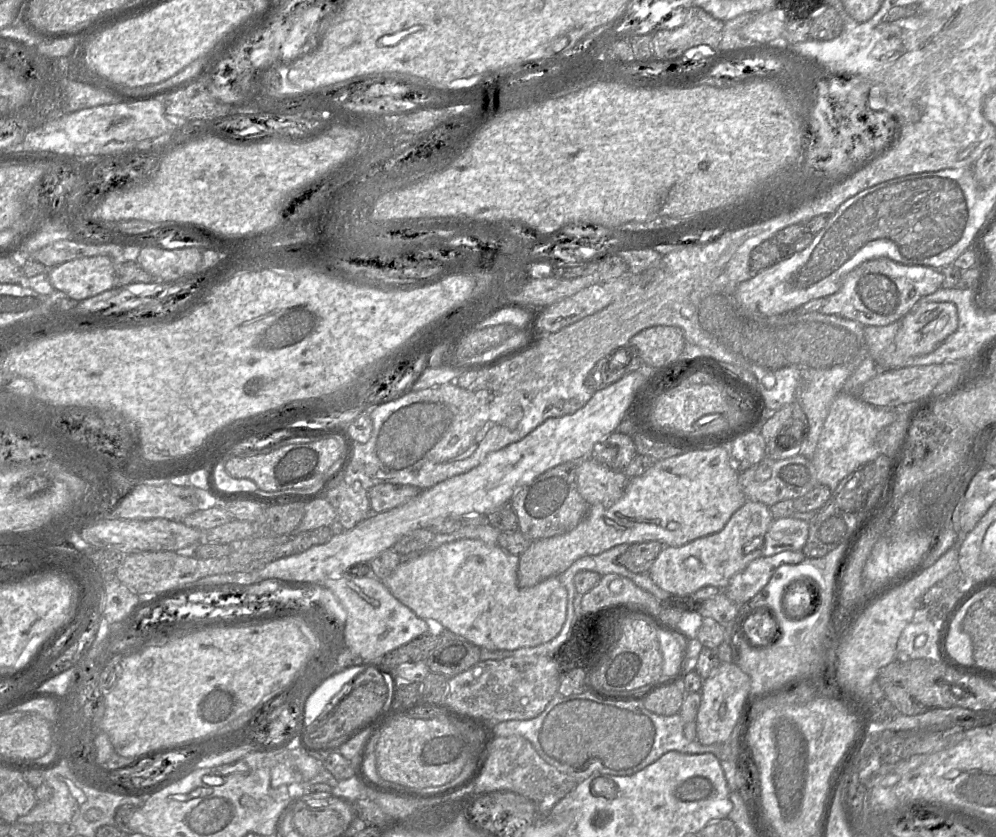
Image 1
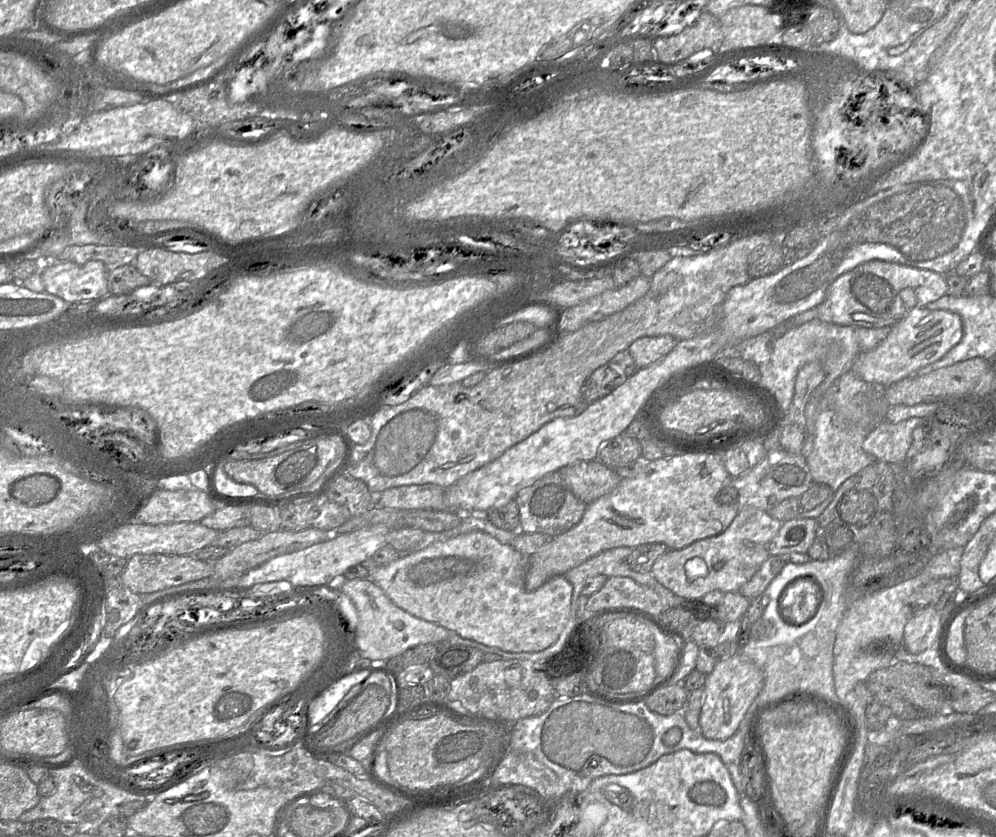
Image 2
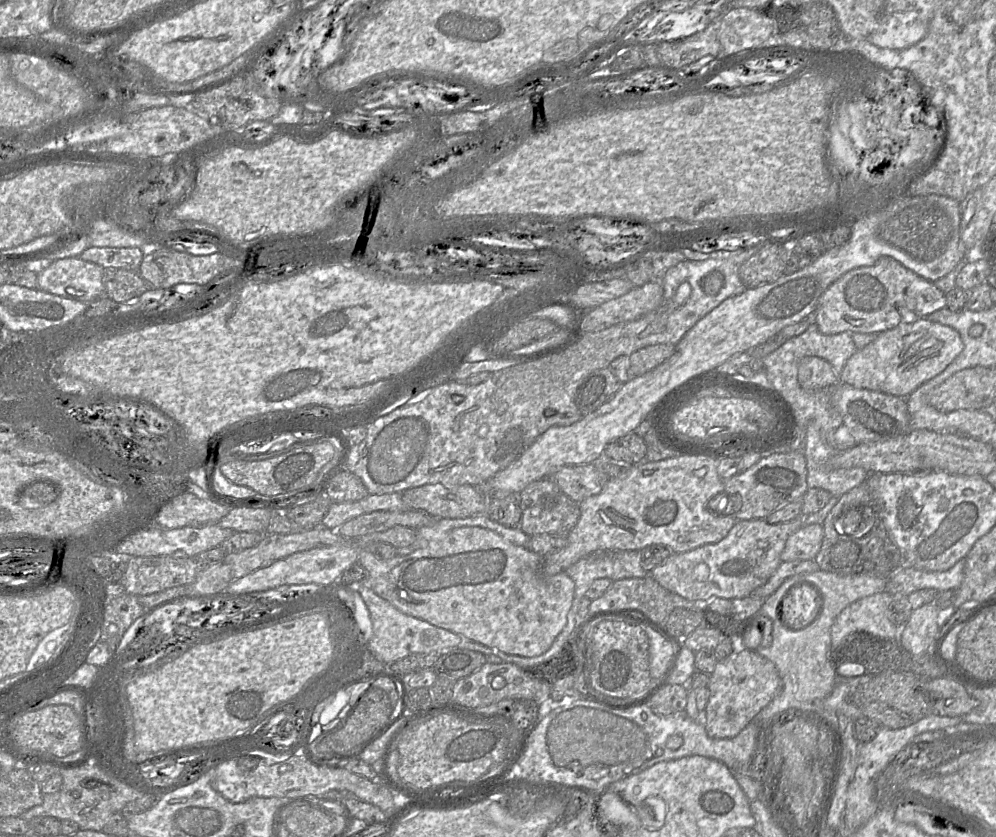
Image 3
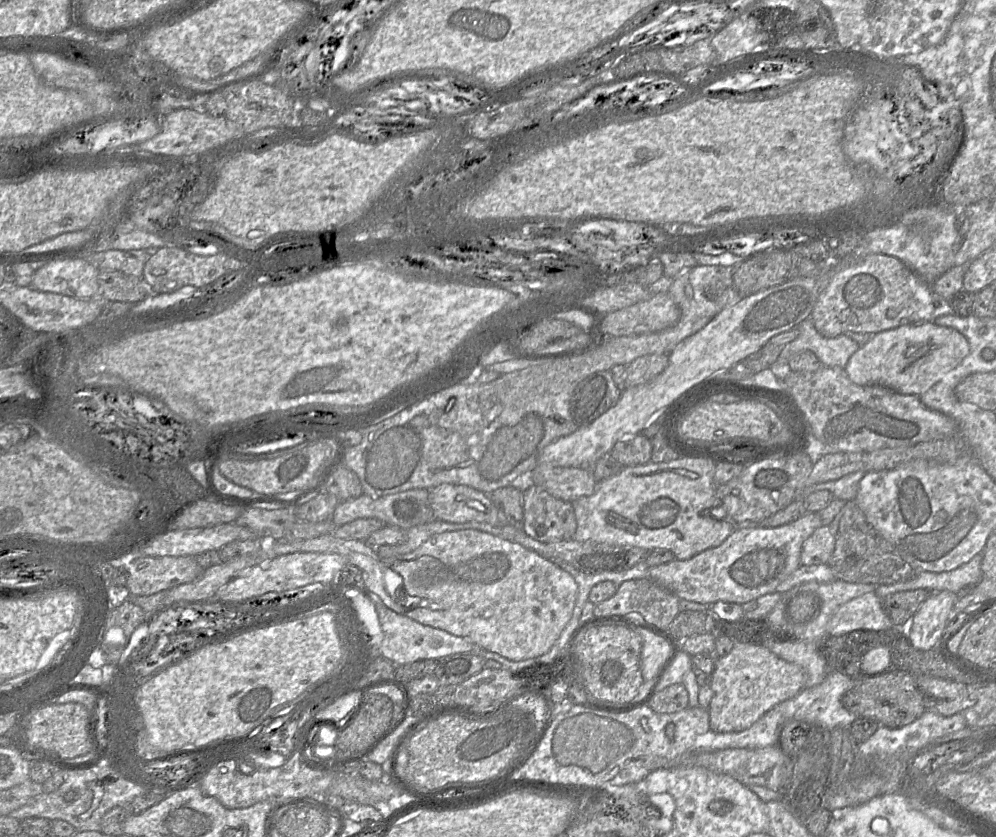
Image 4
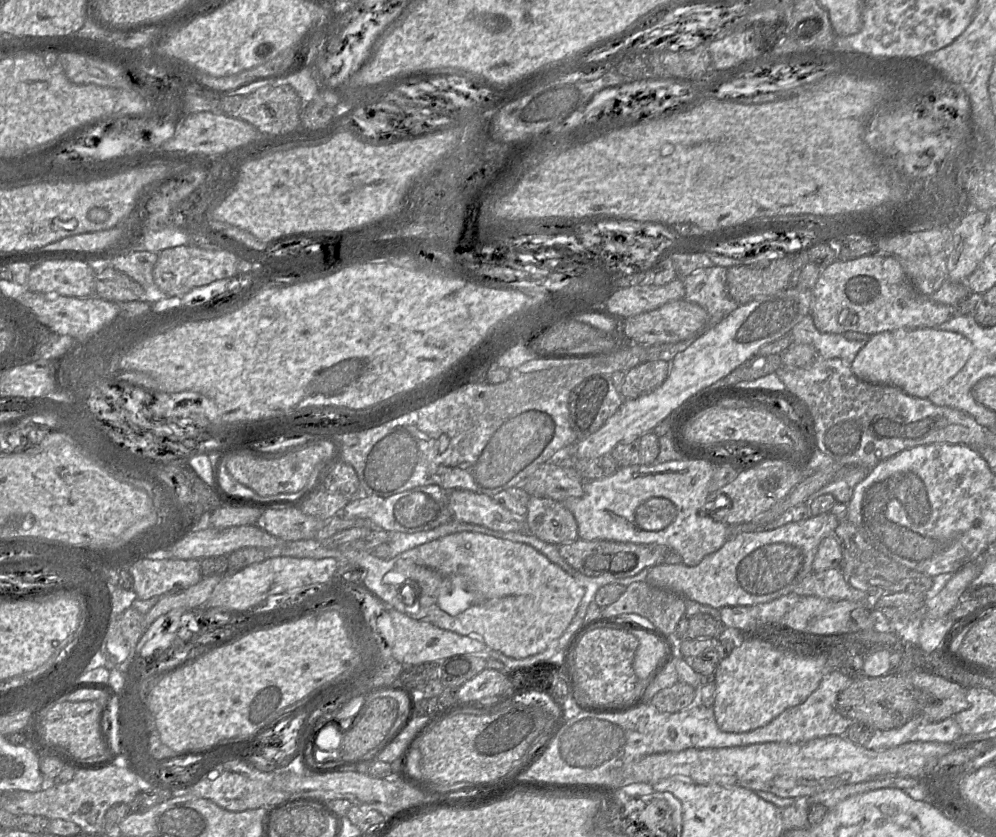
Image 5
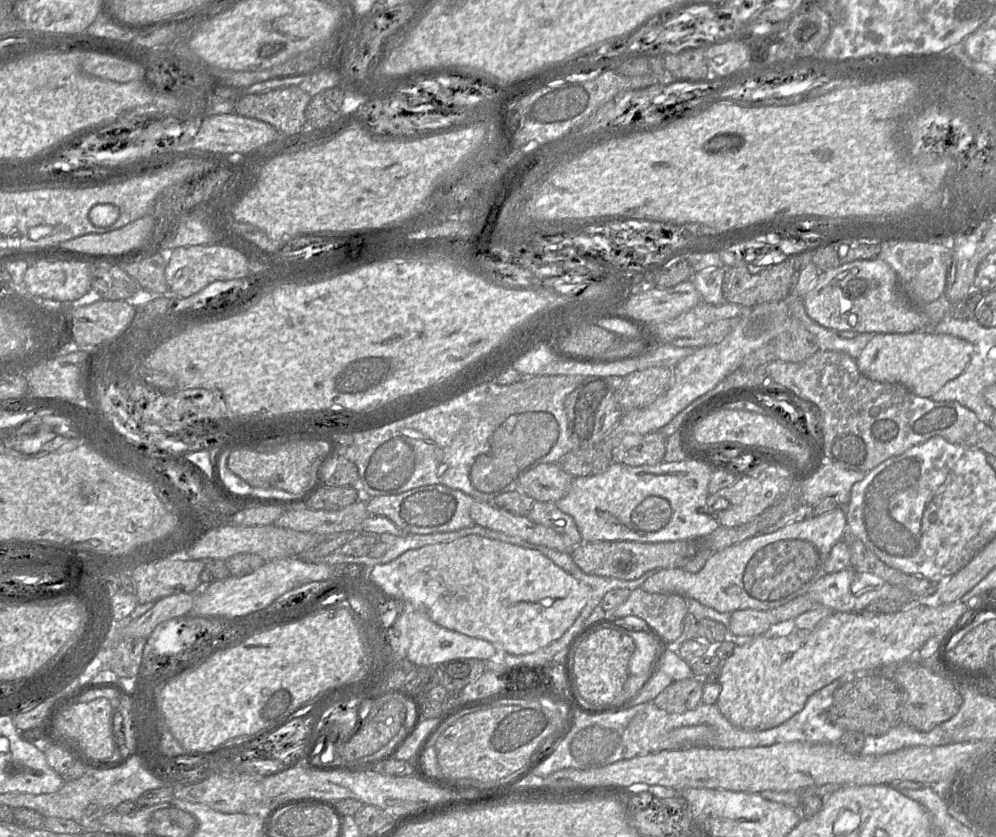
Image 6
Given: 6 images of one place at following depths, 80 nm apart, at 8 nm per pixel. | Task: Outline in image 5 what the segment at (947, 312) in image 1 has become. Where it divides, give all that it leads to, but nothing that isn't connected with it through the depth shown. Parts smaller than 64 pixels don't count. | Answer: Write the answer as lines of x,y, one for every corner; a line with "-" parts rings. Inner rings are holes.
934,328
897,329
872,335
851,364
855,376
864,382
893,385
920,399
951,380
973,352
971,342
961,334

